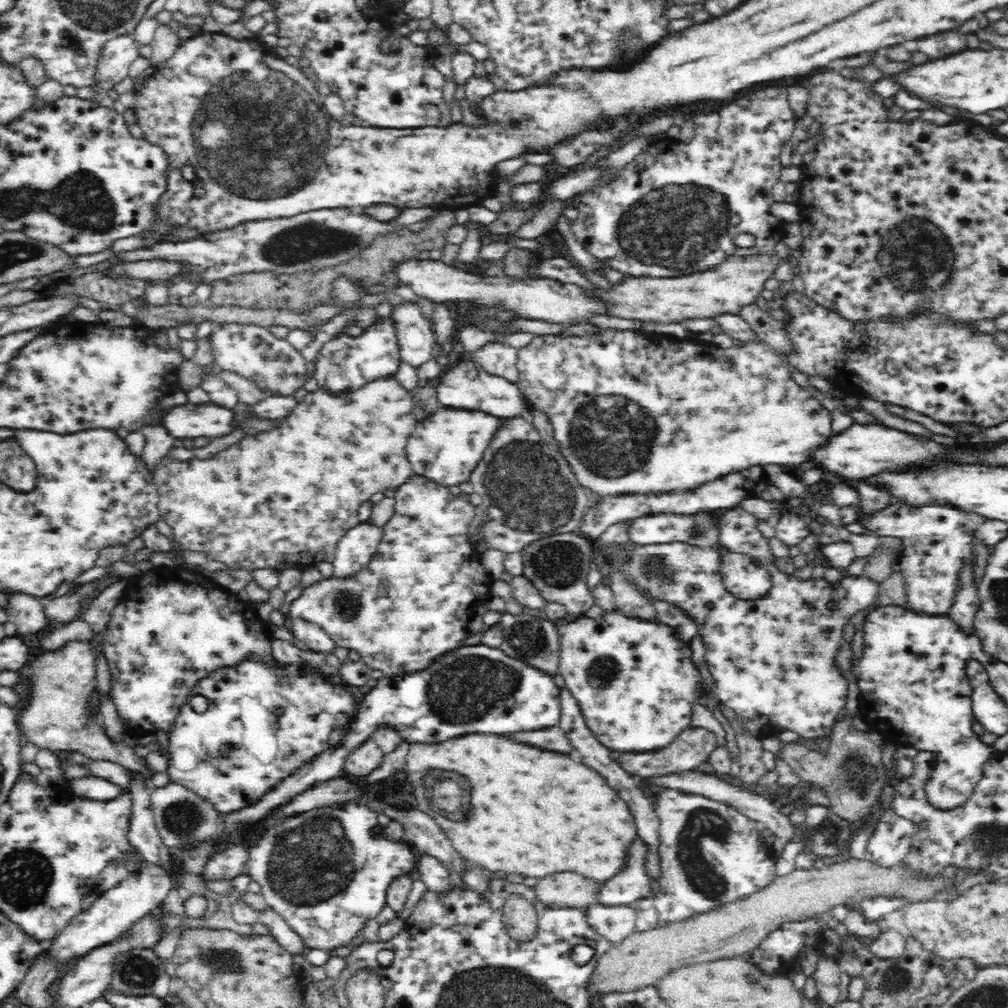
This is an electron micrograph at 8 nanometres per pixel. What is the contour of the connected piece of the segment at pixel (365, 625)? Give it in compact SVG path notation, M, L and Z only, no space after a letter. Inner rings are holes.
M412 475L410 480L401 484L393 492L395 500L393 515L381 526L382 536L379 538L377 551L372 560L349 578L322 579L313 585L304 587L302 594L290 602L289 614L317 624L324 628L328 636L335 642L336 647L344 647L355 650L360 658L372 670L381 670L386 677L392 675L403 675L426 668L434 659L440 655L453 651L462 645L467 638L468 621L475 614L480 602L487 602L491 598L490 586L494 579L486 572L486 568L480 564L481 552L478 546L468 539L468 522L474 517L474 508L465 496L454 496L447 486L435 483L426 477Z

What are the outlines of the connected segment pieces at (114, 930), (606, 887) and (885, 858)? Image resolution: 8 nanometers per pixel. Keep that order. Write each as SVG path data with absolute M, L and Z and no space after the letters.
M147 864L116 887L98 892L99 897L93 905L77 914L50 942L50 955L56 957L60 963L67 964L72 958L78 959L93 948L118 939L120 934L132 928L141 918L154 912L172 889L176 889L176 885L167 877L165 870L156 864Z
M636 836L626 848L624 866L605 880L598 902L606 905L629 905L638 898L646 898L652 892L652 877L646 869L648 852L648 843Z
M886 801L866 846L865 858L886 867L901 862L913 848L914 836L920 830L920 824L896 814L891 801Z

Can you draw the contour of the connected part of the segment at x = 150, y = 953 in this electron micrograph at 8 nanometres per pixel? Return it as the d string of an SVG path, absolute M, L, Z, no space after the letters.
M134 947L117 952L113 956L113 969L111 972L111 984L116 990L129 995L164 998L170 988L170 976L166 973L166 961L156 956L152 948Z

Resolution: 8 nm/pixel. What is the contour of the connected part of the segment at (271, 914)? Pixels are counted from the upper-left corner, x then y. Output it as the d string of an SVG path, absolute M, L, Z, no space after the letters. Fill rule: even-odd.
M265 909L258 911L258 919L270 928L270 934L273 936L284 949L288 950L290 954L303 952L304 944L301 936L292 930L292 927L272 909Z

